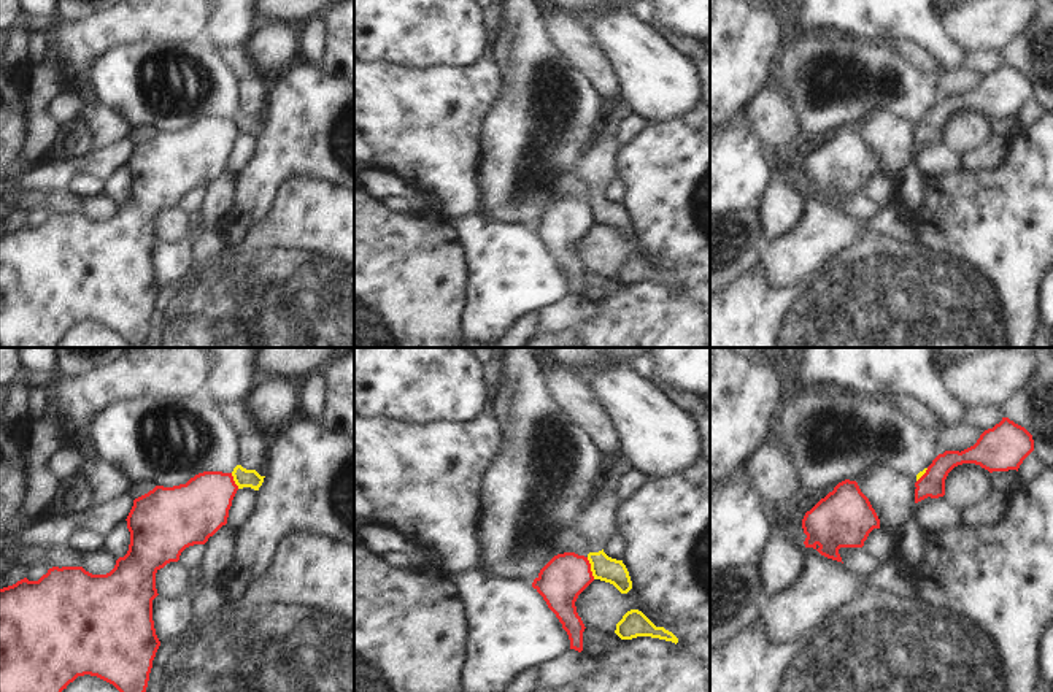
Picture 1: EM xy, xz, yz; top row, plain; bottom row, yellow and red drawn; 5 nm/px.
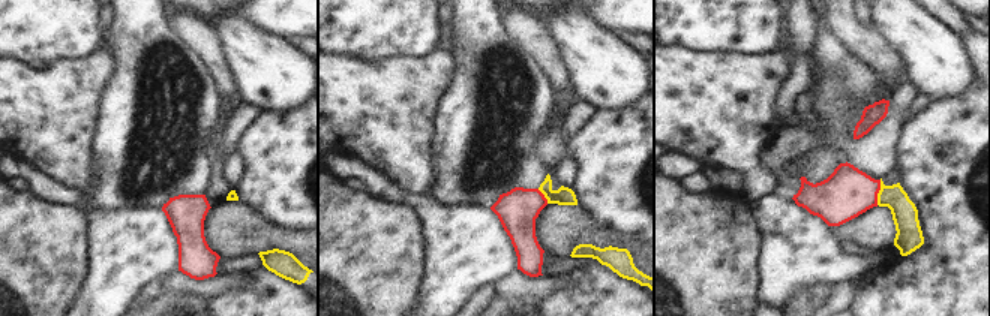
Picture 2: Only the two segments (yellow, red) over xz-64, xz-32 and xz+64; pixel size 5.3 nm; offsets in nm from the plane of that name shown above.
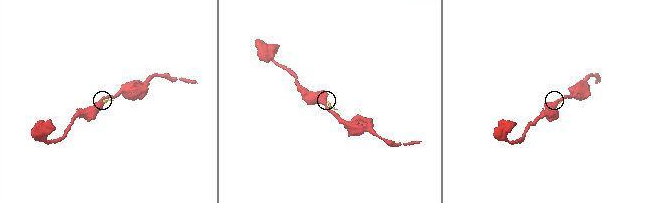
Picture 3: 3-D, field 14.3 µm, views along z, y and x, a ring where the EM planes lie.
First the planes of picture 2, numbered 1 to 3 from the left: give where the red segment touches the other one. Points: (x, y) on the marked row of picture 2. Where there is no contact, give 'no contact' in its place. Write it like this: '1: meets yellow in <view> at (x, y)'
1: no contact
2: meets yellow in xz-32 at (545, 196)
3: meets yellow in xz+64 at (879, 192)

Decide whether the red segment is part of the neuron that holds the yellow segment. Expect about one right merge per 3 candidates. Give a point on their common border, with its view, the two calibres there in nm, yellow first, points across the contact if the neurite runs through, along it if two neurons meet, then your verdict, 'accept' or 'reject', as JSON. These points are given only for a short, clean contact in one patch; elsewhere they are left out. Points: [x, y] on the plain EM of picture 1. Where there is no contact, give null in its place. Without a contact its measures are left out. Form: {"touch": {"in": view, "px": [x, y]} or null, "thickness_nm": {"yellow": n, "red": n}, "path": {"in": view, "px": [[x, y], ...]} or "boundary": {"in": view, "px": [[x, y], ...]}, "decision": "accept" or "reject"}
{"touch": {"in": "xz", "px": [591, 213]}, "thickness_nm": {"yellow": 130, "red": 220}, "boundary": {"in": "xz", "px": [[586, 202], [594, 222]]}, "decision": "reject"}

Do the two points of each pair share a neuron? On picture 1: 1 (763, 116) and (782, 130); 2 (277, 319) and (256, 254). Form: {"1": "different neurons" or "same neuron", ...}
{"1": "same neuron", "2": "same neuron"}

